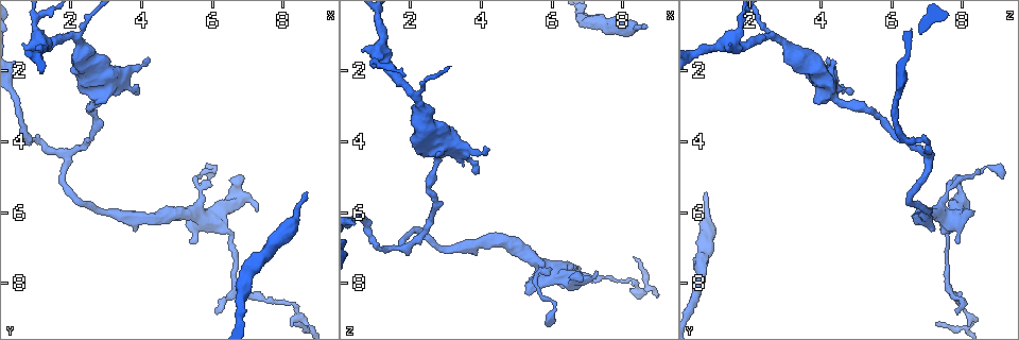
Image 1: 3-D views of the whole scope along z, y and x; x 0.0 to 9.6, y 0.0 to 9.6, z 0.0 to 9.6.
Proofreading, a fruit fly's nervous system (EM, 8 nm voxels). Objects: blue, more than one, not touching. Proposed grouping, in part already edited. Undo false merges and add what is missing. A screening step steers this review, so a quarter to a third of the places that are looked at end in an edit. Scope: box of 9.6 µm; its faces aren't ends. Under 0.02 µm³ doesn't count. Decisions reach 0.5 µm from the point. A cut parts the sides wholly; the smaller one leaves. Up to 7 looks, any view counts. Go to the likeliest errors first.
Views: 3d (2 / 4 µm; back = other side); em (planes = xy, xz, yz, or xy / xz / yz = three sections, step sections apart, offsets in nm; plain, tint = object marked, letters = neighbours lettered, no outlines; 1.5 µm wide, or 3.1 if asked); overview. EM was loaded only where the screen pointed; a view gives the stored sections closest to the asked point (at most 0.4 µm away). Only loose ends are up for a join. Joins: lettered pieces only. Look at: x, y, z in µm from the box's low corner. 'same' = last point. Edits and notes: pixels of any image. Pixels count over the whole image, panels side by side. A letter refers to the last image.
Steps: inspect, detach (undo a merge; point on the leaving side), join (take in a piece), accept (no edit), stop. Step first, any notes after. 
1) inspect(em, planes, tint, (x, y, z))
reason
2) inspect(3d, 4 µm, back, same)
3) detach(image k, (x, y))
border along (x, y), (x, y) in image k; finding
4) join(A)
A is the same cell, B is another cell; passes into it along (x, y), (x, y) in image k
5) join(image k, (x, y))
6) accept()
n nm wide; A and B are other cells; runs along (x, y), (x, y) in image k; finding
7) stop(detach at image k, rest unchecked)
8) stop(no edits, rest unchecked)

inspect(3d, 4 µm, (7.30, 6.00, 7.70))
free end

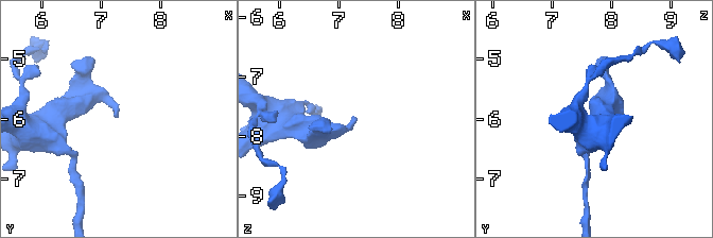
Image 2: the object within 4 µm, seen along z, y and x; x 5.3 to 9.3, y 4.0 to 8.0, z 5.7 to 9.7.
inspect(em, yz, step 4, letters, (7.25, 6.00, 7.70))
need the tissue

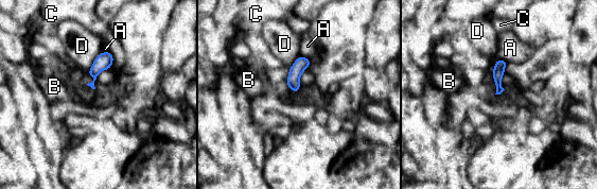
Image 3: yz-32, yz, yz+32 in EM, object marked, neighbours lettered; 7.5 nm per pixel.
inspect(em, planes, letters, same)
cut it another way

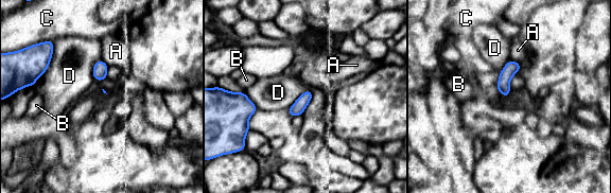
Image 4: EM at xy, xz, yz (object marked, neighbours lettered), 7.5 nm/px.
accept()
D touches over 340 nm; A, B, C and D are other cells; none of them fits

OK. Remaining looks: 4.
inspect(em, xy, step 4, tint, (6.75, 8.20, 7.70))
sharp bend

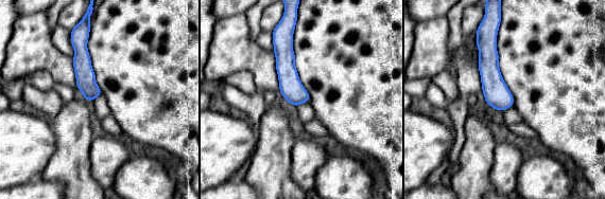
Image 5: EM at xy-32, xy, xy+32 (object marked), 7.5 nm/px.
inspect(em, planes, letters, same)
another direction

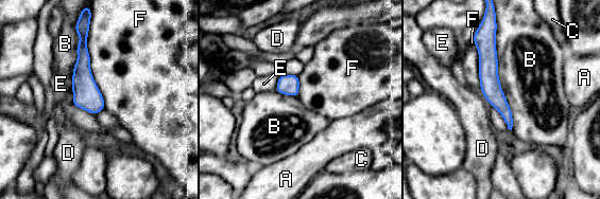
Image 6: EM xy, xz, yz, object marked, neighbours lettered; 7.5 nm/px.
accept()
A, B, C, D, E and F are other cells; one neuron here

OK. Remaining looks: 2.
inspect(3d, 2 µm, (5.40, 6.85, 7.95))
branch stops here

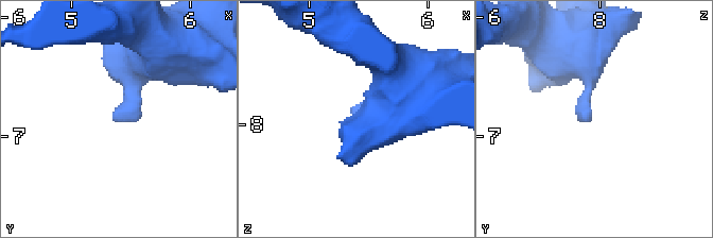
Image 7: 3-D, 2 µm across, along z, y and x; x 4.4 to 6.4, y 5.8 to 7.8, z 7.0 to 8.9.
inspect(em, planes, letters, (5.40, 6.90, 7.90))
shape alone is not enough

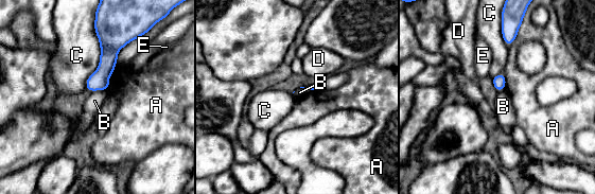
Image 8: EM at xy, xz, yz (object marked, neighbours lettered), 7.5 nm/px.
accept()
A, B, C, D and E are other cells; none of them fits

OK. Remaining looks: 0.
stop(no edits, rest unchecked)

